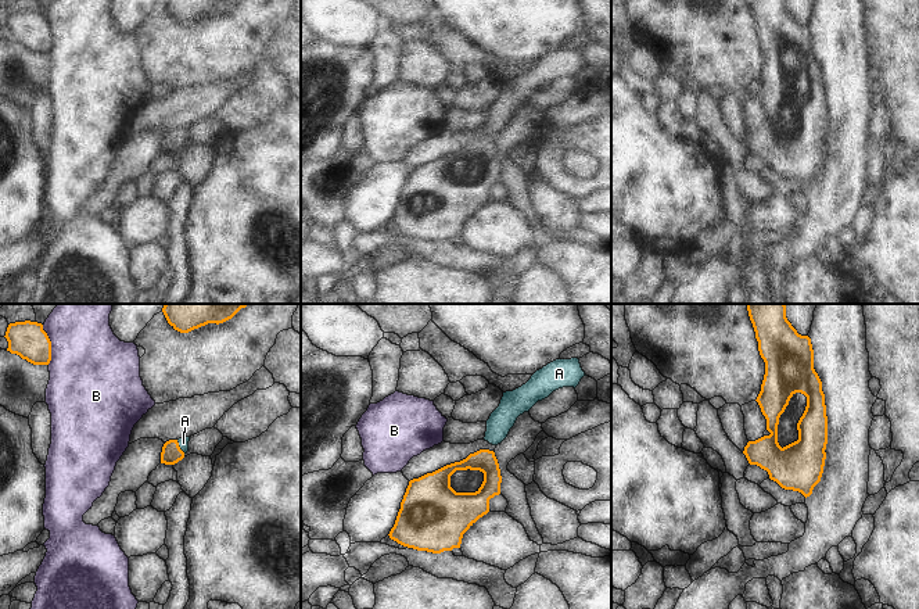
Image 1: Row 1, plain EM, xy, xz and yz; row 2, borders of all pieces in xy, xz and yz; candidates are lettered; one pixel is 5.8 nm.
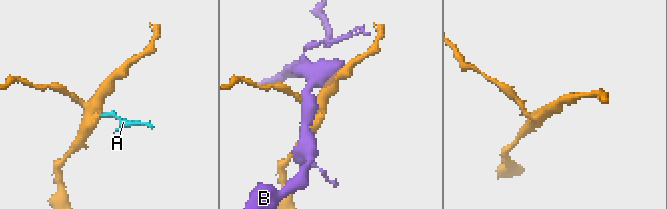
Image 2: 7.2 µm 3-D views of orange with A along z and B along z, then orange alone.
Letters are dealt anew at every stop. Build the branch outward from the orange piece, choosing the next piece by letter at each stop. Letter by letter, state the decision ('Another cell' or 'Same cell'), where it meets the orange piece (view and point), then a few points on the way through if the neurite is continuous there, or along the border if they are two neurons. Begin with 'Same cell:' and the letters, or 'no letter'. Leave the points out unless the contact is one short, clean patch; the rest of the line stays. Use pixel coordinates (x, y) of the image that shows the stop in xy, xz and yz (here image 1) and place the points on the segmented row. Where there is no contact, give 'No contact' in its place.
Same cell: A
A: Same cell. Touches orange at xy (179, 447). Path across: xy (171, 454), (179, 447), (183, 443)
B: Another cell. Touches orange at xy (50, 344).

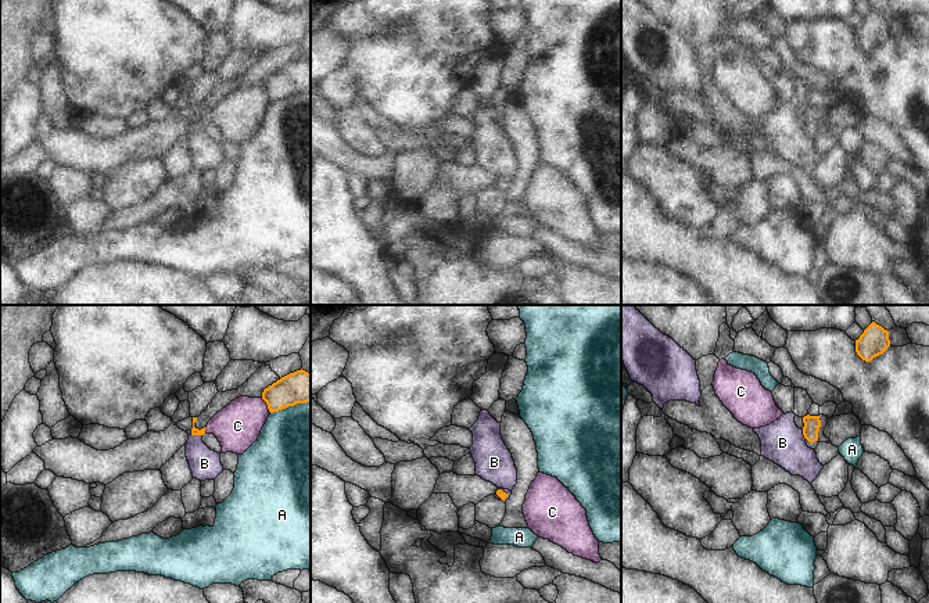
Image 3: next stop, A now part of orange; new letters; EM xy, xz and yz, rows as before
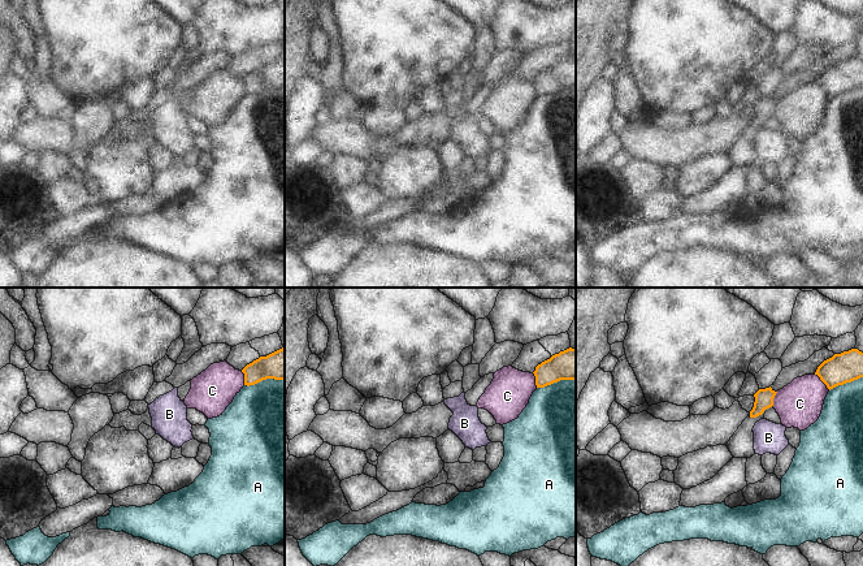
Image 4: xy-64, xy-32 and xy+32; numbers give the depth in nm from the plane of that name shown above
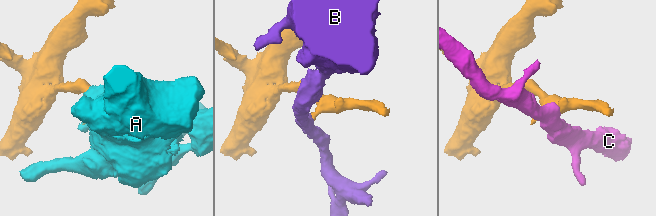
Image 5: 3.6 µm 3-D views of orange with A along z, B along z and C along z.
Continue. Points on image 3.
Same cell: no letter
A: Another cell. Touches orange at xy (290, 405)
B: Another cell. Touches orange at xy (196, 434). Boundary: xy (190, 430), (193, 434), (201, 435)
C: Another cell. Touches orange at xy (266, 404).

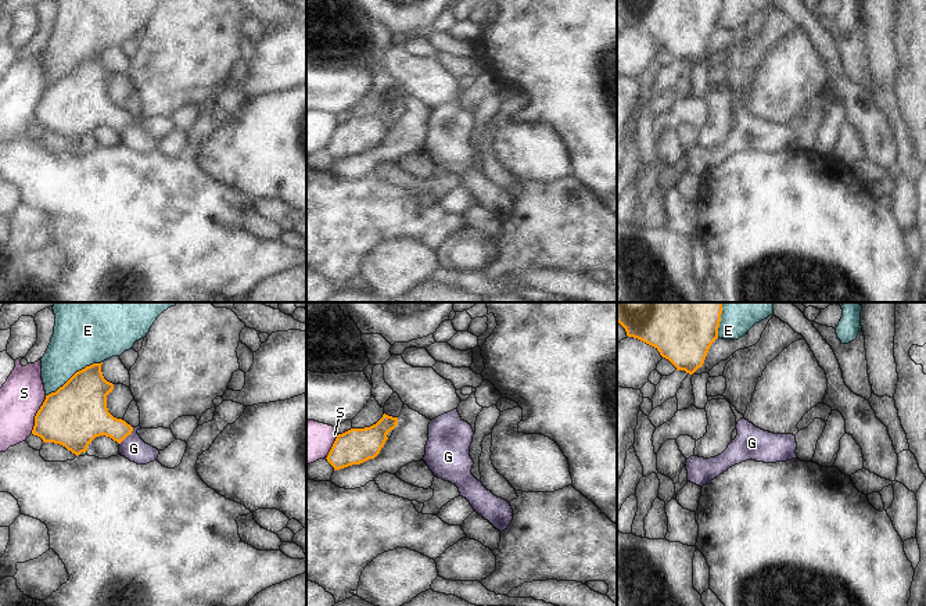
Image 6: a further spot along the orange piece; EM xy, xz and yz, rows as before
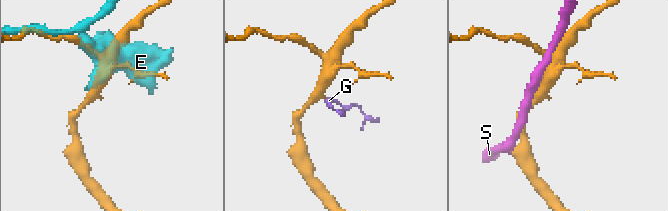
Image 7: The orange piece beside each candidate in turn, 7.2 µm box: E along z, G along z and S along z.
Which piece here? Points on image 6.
Same cell: no letter
E: Another cell. Touches orange at xy (75, 373)
G: Another cell. Touches orange at xy (128, 434). Boundary: xy (133, 427), (119, 444)
S: Another cell. Touches orange at xy (36, 415).

